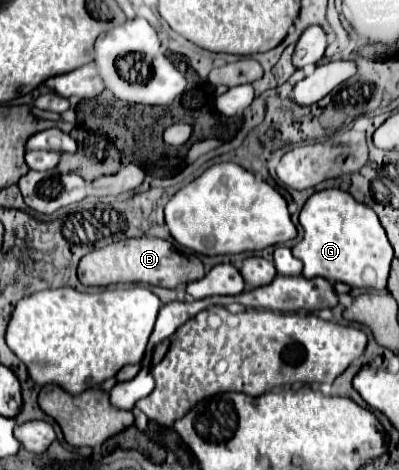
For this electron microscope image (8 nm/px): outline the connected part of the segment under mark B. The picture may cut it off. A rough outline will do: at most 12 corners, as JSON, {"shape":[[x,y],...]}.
{"shape":[[159,237],[115,241],[79,261],[91,287],[149,283],[173,289],[203,277]]}

